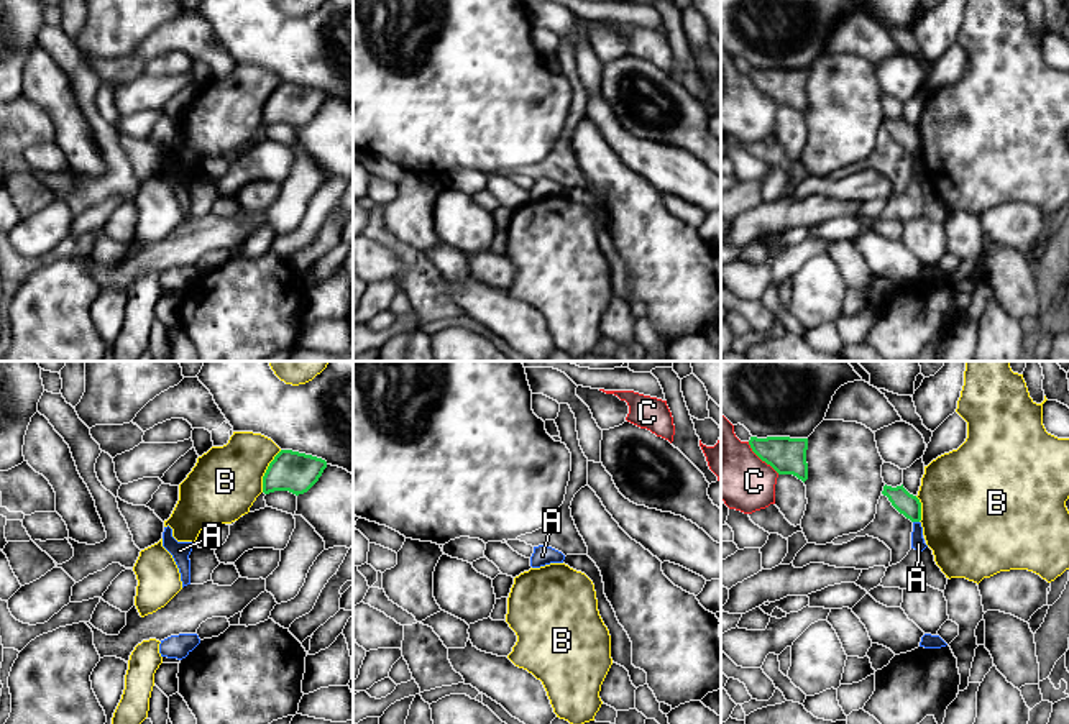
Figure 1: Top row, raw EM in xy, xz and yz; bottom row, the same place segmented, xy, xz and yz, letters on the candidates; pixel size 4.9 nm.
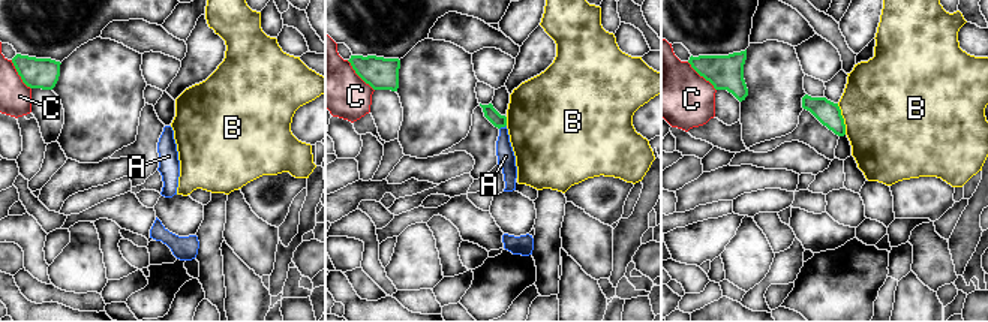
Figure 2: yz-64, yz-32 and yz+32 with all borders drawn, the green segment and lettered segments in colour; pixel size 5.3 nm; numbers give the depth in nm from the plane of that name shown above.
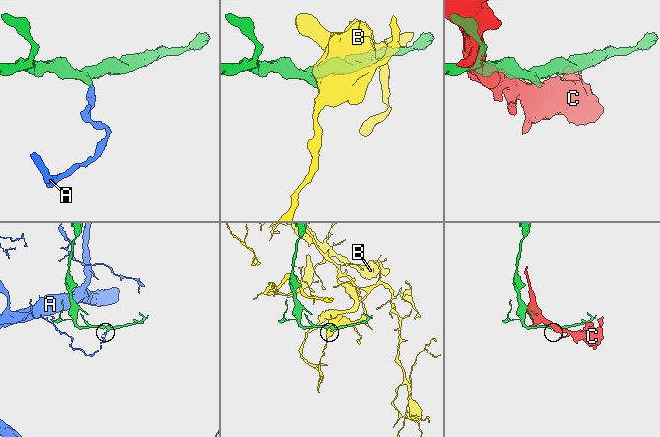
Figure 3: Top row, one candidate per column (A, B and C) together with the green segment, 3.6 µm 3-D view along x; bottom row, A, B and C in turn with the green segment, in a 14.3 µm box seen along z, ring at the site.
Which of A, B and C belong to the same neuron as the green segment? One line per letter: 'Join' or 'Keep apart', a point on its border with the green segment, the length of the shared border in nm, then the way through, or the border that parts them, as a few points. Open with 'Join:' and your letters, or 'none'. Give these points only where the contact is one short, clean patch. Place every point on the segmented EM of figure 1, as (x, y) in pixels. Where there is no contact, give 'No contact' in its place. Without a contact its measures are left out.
Join: none
A: Keep apart. Touches green at yz (917, 521). Shared border 30 nm. Boundary: yz (913, 521), (918, 522)
B: Keep apart. Touches green at xy (266, 471). Shared border 220 nm
C: Keep apart. Touches green at yz (762, 460). Shared border 220 nm

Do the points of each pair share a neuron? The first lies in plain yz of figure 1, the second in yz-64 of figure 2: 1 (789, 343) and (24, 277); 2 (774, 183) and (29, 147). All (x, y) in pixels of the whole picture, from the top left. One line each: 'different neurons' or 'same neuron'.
1: different neurons
2: same neuron

